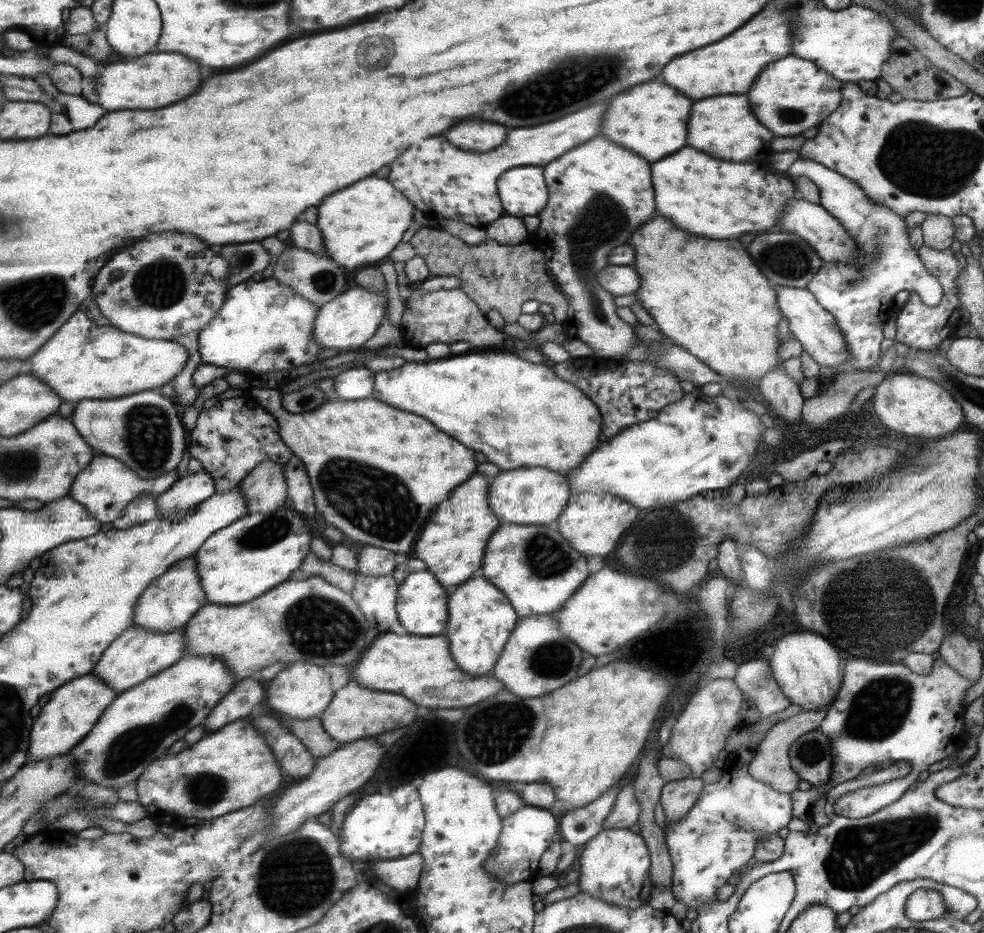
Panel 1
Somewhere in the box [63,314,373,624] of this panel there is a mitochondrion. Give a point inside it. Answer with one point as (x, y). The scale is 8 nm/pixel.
(145, 427)

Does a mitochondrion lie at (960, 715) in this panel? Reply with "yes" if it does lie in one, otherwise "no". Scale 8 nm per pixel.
no

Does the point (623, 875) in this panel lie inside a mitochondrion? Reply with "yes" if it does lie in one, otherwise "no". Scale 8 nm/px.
no

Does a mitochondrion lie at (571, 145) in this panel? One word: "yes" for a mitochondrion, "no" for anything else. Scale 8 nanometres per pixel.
no

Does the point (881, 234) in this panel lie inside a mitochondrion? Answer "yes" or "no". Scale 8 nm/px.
yes

